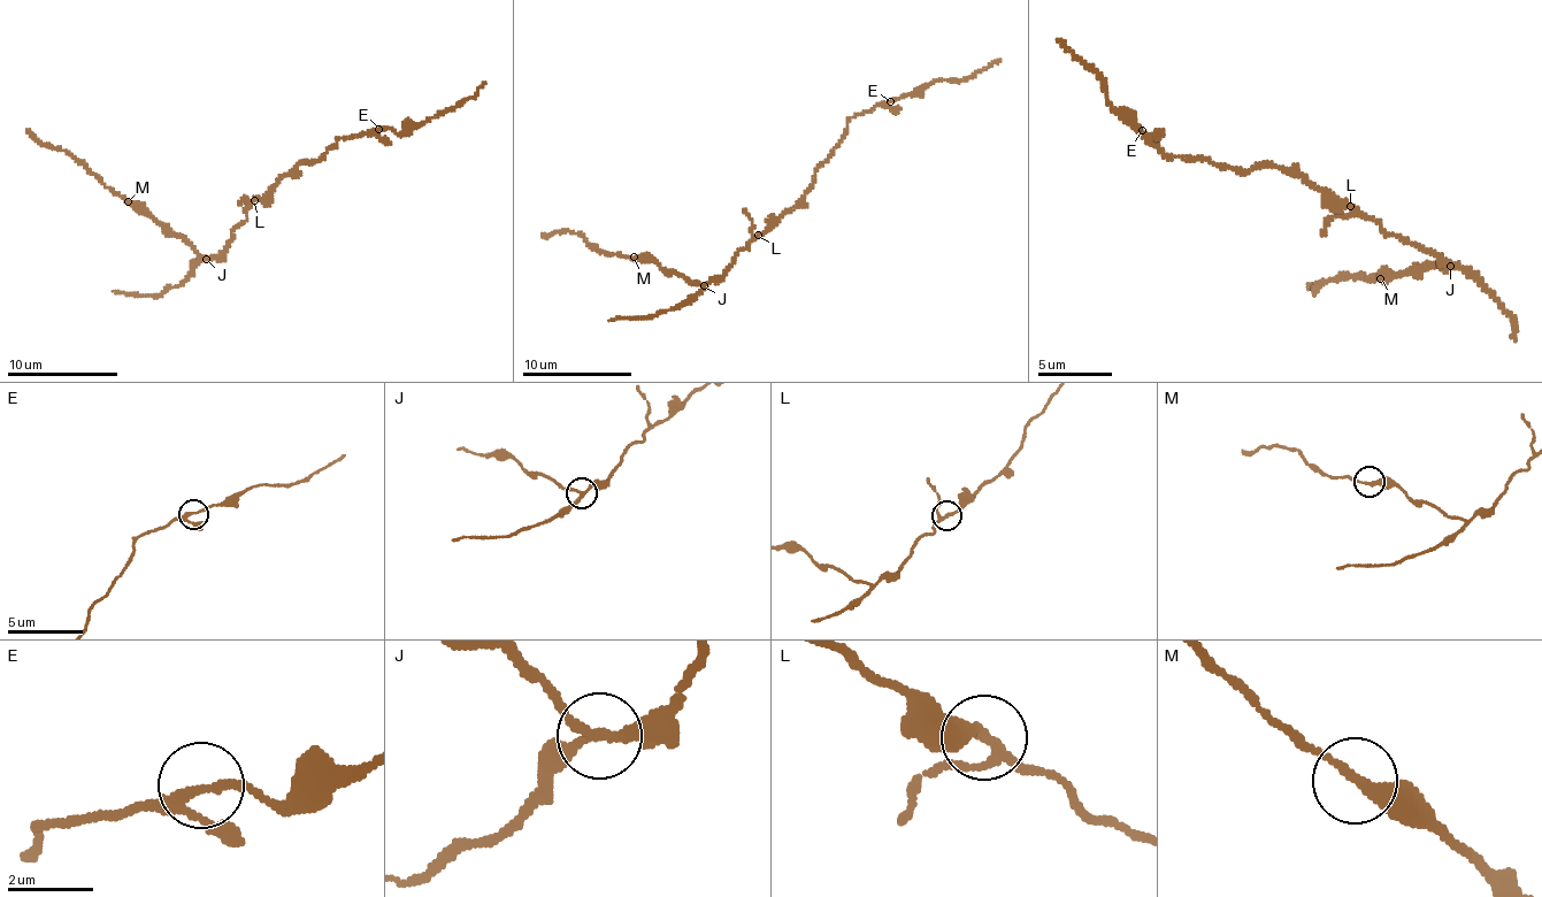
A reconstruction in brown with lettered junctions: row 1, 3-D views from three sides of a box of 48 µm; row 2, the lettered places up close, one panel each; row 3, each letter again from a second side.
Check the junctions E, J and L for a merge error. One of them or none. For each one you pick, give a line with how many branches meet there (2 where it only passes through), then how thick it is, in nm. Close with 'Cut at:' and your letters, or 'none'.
J: branches 3; calibre 200 nm
Cut at: J

